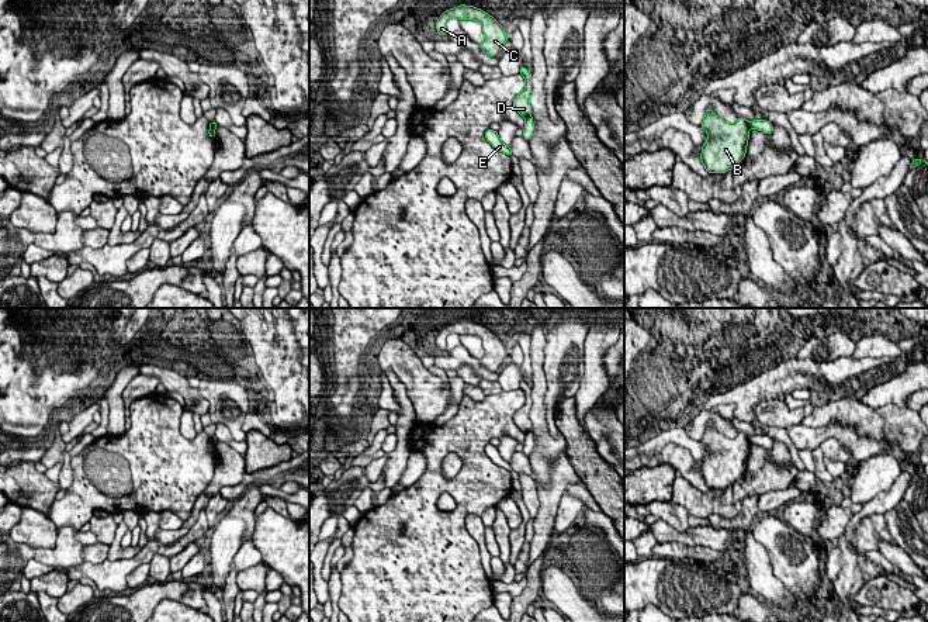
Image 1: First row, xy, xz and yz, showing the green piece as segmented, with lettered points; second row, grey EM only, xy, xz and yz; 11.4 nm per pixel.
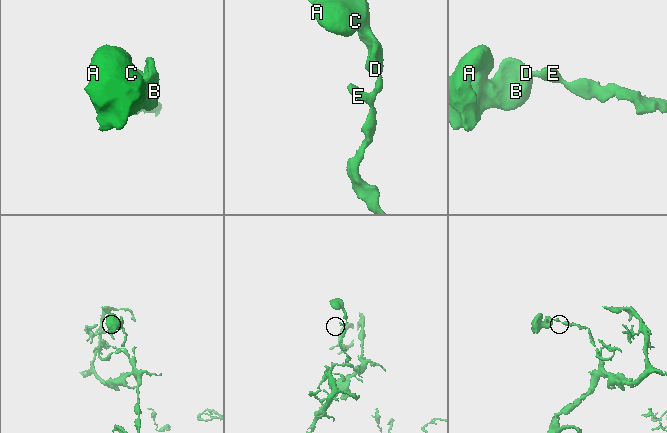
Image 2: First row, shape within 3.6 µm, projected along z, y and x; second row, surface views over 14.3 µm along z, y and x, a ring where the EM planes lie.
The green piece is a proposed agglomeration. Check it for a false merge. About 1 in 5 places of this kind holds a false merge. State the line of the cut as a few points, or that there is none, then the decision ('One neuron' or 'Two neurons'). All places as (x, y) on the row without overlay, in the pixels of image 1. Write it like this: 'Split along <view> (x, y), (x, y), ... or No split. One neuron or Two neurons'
Split along yz (747, 436), (750, 442). Two neurons

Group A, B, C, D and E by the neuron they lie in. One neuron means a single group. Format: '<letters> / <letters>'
A B C D / E

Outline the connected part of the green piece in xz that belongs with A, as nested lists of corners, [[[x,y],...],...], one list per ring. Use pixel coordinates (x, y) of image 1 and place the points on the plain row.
[[[461,319],[458,322],[446,325],[436,338],[436,345],[440,350],[447,350],[447,336],[450,334],[458,335],[475,335],[482,341],[484,356],[479,359],[479,364],[489,372],[495,372],[508,357],[505,343],[489,329],[474,321]]]

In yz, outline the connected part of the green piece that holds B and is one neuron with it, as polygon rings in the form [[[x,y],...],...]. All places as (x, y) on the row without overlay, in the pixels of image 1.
[[[706,424],[700,442],[707,448],[700,469],[700,477],[707,488],[726,488],[744,476],[749,455],[749,440],[745,433],[740,432],[730,439]]]

